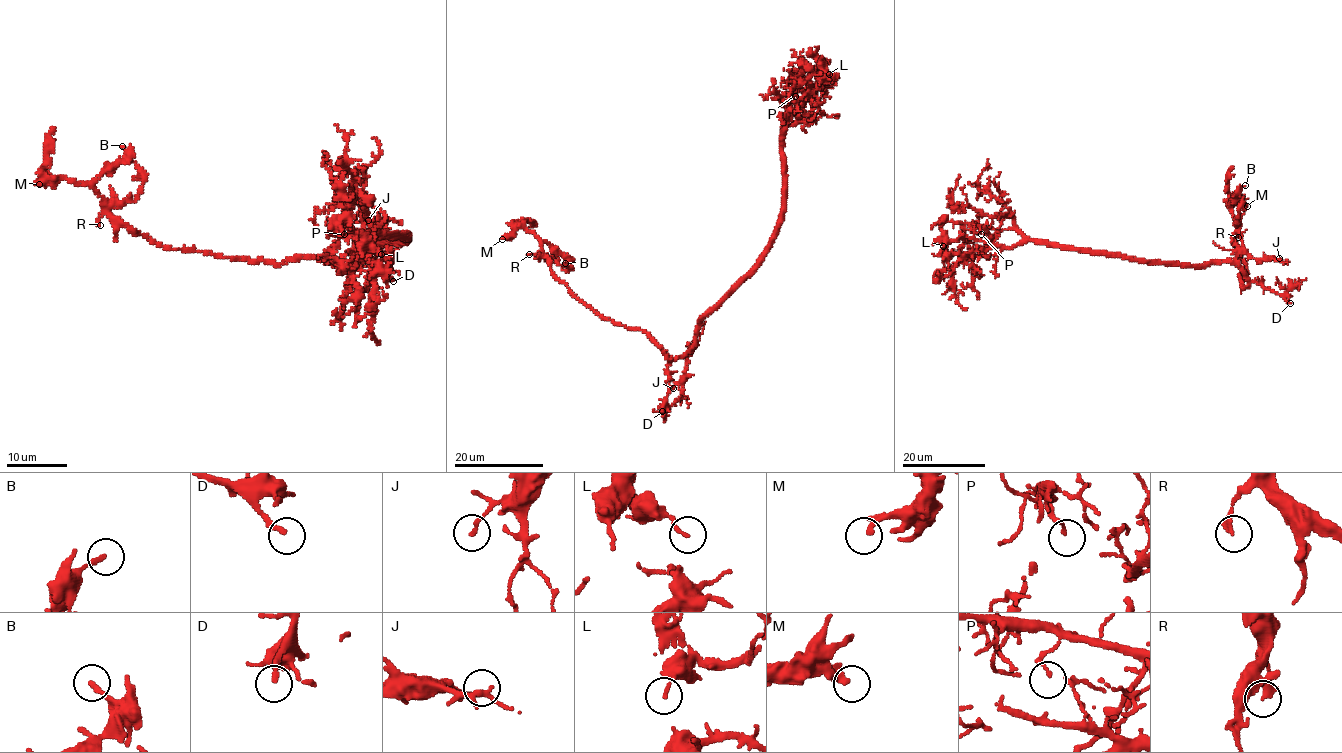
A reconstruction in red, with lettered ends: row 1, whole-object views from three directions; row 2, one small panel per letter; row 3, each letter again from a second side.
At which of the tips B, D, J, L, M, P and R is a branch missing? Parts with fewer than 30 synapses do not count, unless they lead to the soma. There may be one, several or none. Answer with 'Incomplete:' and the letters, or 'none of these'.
Incomplete: D

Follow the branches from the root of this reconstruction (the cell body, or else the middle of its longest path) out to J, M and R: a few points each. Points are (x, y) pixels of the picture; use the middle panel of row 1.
J: (697, 327), (695, 343), (688, 356), (684, 377), (673, 388)
M: (697, 327), (695, 346), (672, 359), (644, 332), (574, 298), (539, 257), (533, 232), (518, 227), (502, 239)
R: (697, 327), (695, 346), (672, 359), (642, 331), (600, 318), (555, 279), (546, 258), (529, 254)

